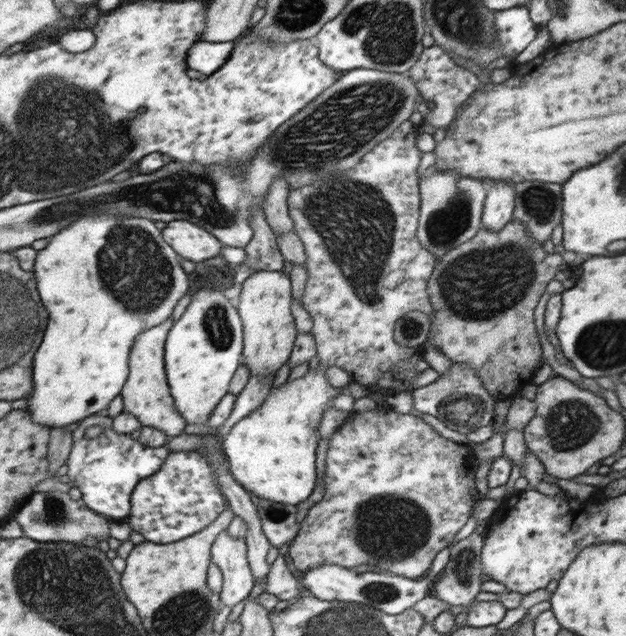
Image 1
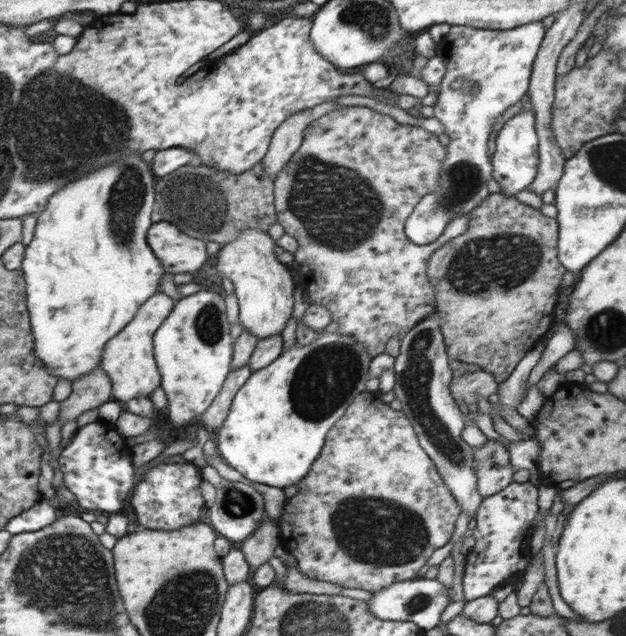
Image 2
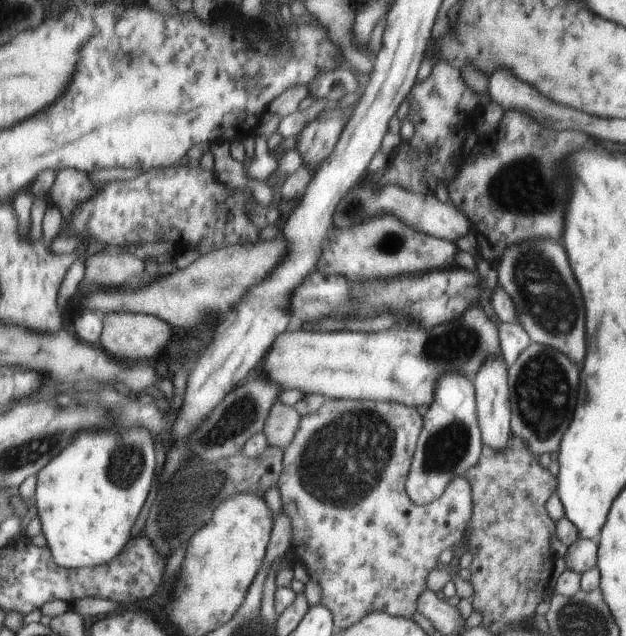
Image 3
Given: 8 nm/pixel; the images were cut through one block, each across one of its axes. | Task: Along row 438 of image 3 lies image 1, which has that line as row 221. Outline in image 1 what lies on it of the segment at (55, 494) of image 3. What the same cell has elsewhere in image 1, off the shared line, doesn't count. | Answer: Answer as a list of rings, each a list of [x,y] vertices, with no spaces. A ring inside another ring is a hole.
[[[110,213],[86,216],[85,219],[73,222],[62,232],[51,237],[49,245],[39,251],[34,271],[38,275],[38,286],[42,292],[43,301],[46,302],[46,306],[50,310],[50,328],[46,334],[46,344],[42,344],[42,348],[38,352],[38,360],[36,360],[36,372],[34,372],[34,378],[36,378],[34,390],[36,392],[33,392],[33,395],[28,398],[27,411],[32,414],[36,424],[60,428],[76,422],[81,423],[90,416],[104,412],[110,406],[110,402],[121,393],[126,380],[128,380],[128,362],[136,336],[152,326],[162,323],[162,320],[166,320],[172,314],[176,302],[188,292],[190,280],[188,280],[186,272],[180,268],[179,254],[176,254],[172,250],[172,246],[163,239],[163,234],[160,234],[160,230],[154,226],[154,223],[155,221],[145,218],[118,218]]]

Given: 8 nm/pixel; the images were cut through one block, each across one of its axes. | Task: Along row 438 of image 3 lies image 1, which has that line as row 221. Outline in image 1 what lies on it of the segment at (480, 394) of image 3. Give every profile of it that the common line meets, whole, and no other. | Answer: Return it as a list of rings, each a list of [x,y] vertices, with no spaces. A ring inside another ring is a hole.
[[[497,180],[488,182],[487,187],[483,224],[487,229],[498,232],[514,214],[514,183]]]

